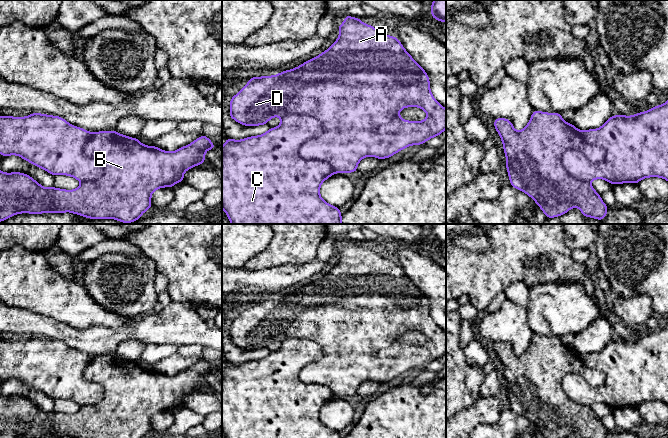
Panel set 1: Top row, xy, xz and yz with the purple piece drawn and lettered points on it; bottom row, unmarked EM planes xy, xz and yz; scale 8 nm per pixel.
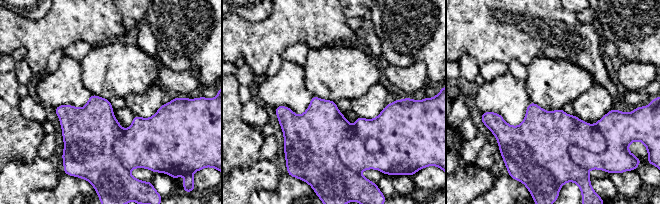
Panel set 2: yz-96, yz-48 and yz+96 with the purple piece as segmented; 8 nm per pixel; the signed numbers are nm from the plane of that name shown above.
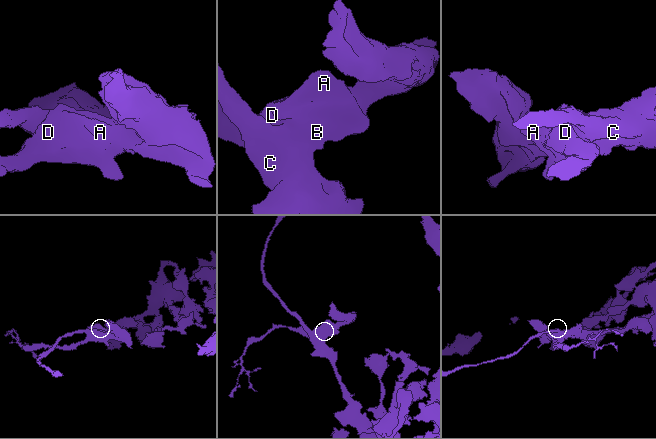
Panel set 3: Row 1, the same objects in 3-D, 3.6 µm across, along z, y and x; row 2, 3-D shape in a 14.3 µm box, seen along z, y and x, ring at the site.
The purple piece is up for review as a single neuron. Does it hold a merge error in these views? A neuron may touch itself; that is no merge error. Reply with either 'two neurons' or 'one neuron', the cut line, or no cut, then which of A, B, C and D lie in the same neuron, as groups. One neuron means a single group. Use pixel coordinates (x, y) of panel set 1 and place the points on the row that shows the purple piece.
two neurons | yz (578, 131), (604, 158), (568, 149), (562, 165), (589, 182) | A B D / C

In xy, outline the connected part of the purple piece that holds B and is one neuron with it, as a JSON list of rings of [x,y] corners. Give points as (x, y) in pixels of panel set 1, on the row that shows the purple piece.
[[[99,131],[92,134],[83,152],[97,158],[104,164],[104,175],[94,181],[83,182],[74,190],[45,188],[29,175],[0,170],[0,222],[20,213],[64,213],[71,212],[91,219],[116,219],[131,223],[152,207],[152,193],[163,187],[172,188],[184,181],[184,172],[205,163],[205,152],[215,149],[205,135],[176,151],[167,152],[156,146],[143,145],[137,138],[131,138],[114,131]]]

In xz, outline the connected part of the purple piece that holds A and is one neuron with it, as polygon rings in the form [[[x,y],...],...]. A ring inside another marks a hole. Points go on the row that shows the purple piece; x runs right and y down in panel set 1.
[[[349,15],[345,16],[343,23],[337,27],[340,34],[338,39],[331,45],[329,49],[322,52],[320,55],[311,60],[305,61],[302,65],[285,70],[277,75],[252,77],[249,79],[245,87],[243,87],[230,100],[229,116],[236,122],[245,126],[258,126],[267,124],[267,122],[274,116],[281,119],[287,115],[301,115],[310,116],[317,119],[323,125],[323,132],[320,136],[314,137],[306,141],[299,149],[299,154],[304,159],[317,159],[328,162],[336,173],[357,171],[358,163],[367,156],[376,157],[378,159],[385,159],[393,156],[400,150],[411,145],[421,145],[427,140],[439,136],[446,129],[446,109],[438,103],[430,91],[430,81],[425,70],[411,57],[411,55],[404,49],[403,45],[397,37],[386,35],[371,25],[363,23],[359,18],[354,18]],[[406,107],[419,107],[427,113],[427,118],[423,121],[407,121],[399,116],[399,112]]]

